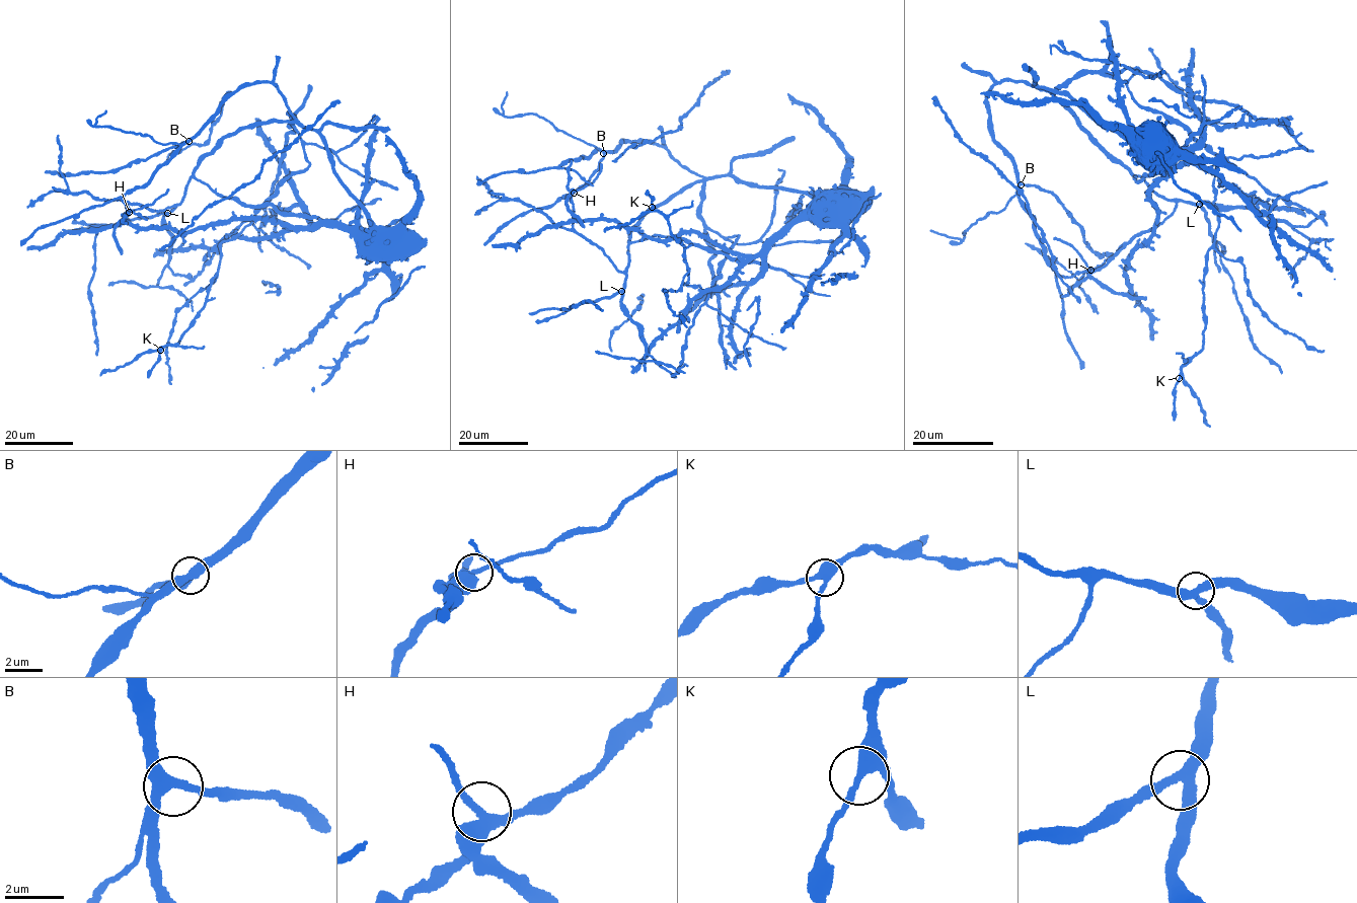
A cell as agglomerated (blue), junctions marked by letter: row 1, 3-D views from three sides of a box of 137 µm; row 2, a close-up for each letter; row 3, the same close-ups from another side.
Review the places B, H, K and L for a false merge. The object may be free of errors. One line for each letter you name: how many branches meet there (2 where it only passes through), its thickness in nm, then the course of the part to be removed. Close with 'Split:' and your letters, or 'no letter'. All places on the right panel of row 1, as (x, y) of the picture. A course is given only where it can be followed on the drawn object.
H: 3 branches meet; 360 nm thick; foreign part runs (1090, 270), (1077, 251), (1054, 237)
Split: H

